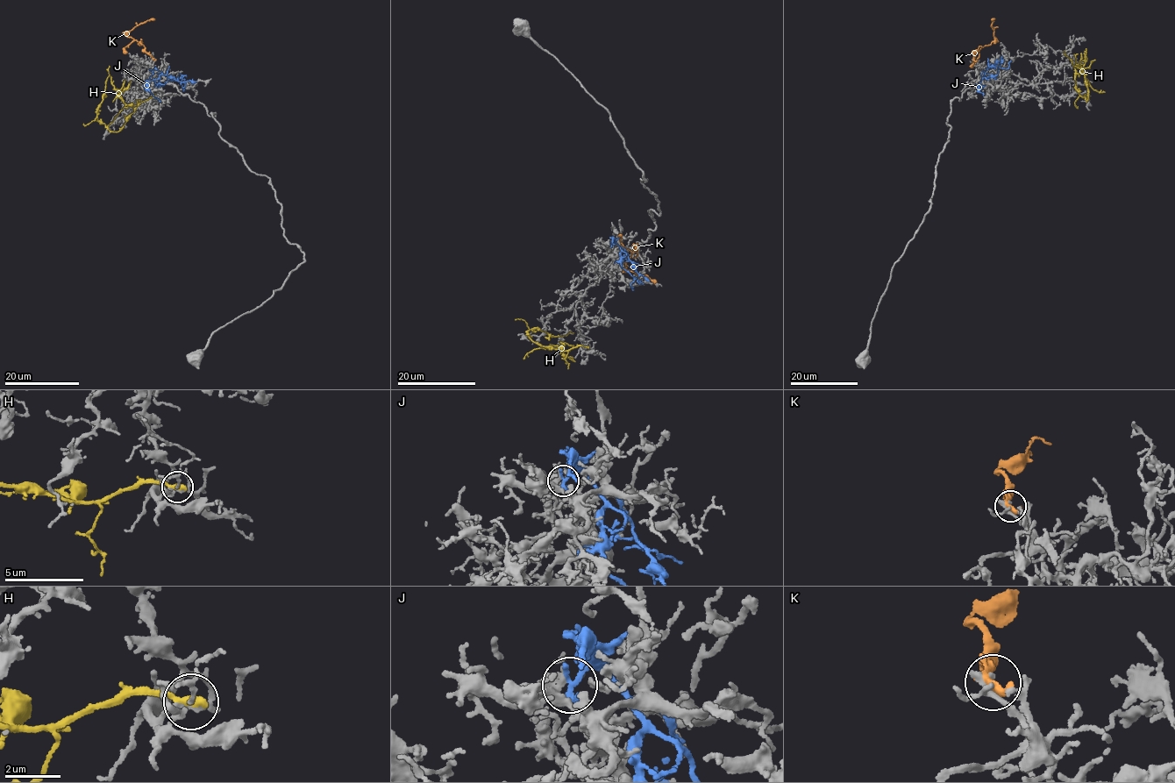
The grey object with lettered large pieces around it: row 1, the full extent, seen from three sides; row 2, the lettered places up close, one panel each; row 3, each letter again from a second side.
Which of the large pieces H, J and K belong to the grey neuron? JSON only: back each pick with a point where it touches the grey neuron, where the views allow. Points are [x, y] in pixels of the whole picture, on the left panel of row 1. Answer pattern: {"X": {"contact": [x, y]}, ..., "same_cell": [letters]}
{"same_cell": []}

